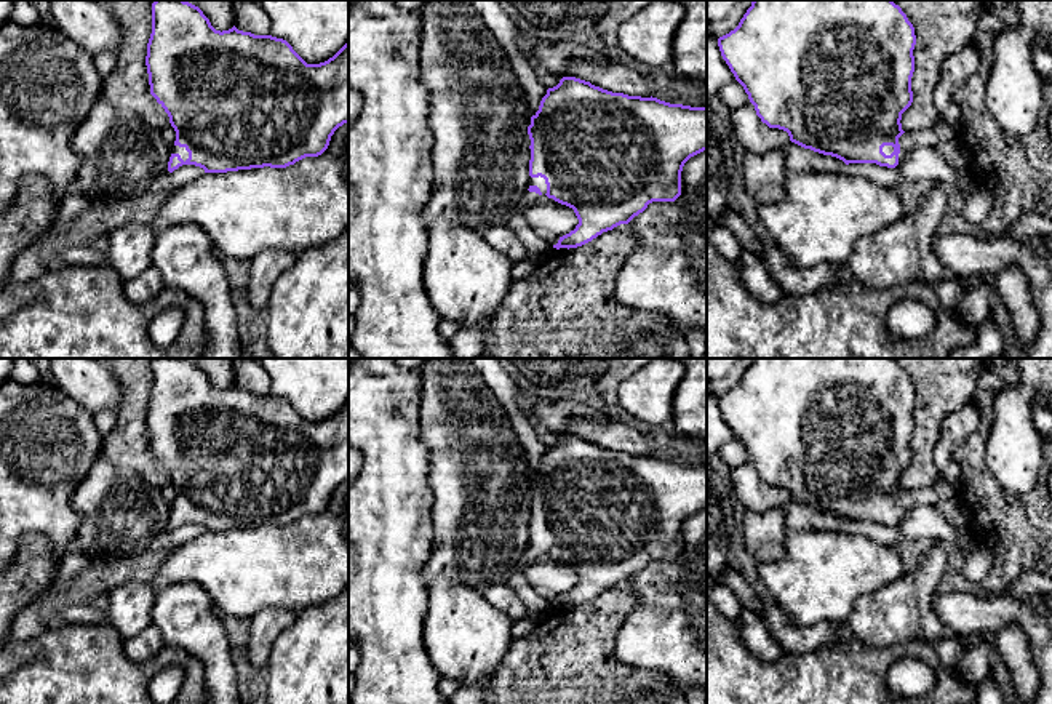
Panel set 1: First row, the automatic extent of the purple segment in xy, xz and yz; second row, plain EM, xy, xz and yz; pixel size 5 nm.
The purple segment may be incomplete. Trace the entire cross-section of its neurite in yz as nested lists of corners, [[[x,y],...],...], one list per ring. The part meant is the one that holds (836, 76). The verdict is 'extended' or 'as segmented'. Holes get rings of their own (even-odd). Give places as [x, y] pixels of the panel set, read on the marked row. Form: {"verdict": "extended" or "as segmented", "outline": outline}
{"verdict": "extended", "outline": [[[753,0],[739,26],[718,38],[723,59],[729,66],[735,80],[743,86],[756,115],[769,128],[779,128],[788,133],[790,141],[814,152],[831,155],[849,163],[876,163],[879,166],[899,166],[907,150],[900,147],[902,114],[913,102],[911,77],[915,72],[913,50],[916,45],[915,27],[907,14],[892,0]]]}

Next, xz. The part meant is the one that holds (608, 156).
{"verdict": "extended", "outline": [[[563,77],[547,90],[528,126],[529,189],[516,211],[540,197],[574,210],[579,224],[553,248],[577,248],[603,232],[628,224],[652,202],[681,195],[684,163],[707,150],[707,107],[612,93],[590,82]]]}

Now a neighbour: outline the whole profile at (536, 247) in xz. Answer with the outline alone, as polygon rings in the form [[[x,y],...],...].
[[[523,211],[513,213],[505,226],[510,227],[523,242],[526,259],[531,264],[537,266],[553,250],[553,245],[548,240],[534,232]]]

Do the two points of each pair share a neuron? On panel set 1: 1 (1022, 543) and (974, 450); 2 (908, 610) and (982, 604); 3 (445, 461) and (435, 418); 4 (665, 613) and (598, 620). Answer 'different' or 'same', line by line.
1: same
2: different
3: same
4: different

